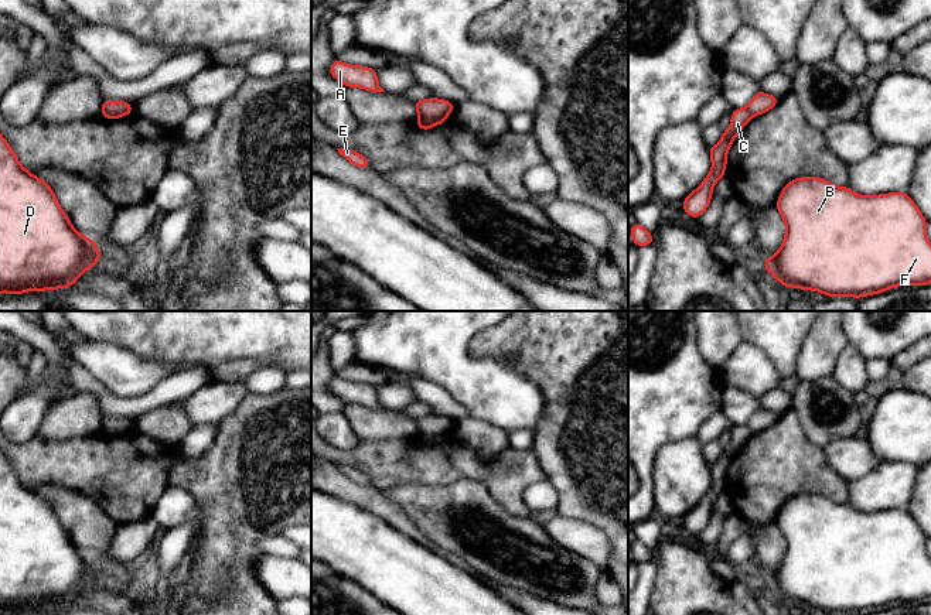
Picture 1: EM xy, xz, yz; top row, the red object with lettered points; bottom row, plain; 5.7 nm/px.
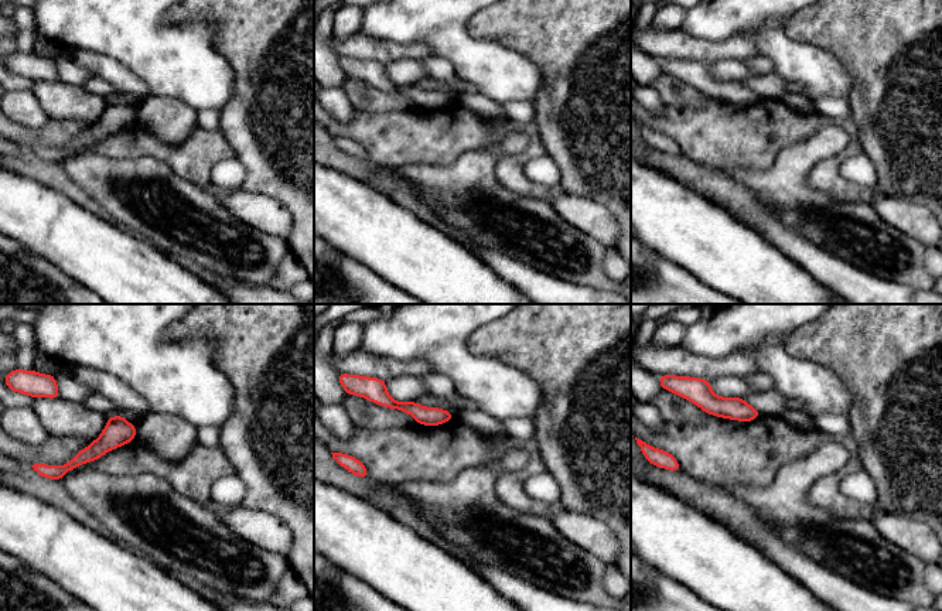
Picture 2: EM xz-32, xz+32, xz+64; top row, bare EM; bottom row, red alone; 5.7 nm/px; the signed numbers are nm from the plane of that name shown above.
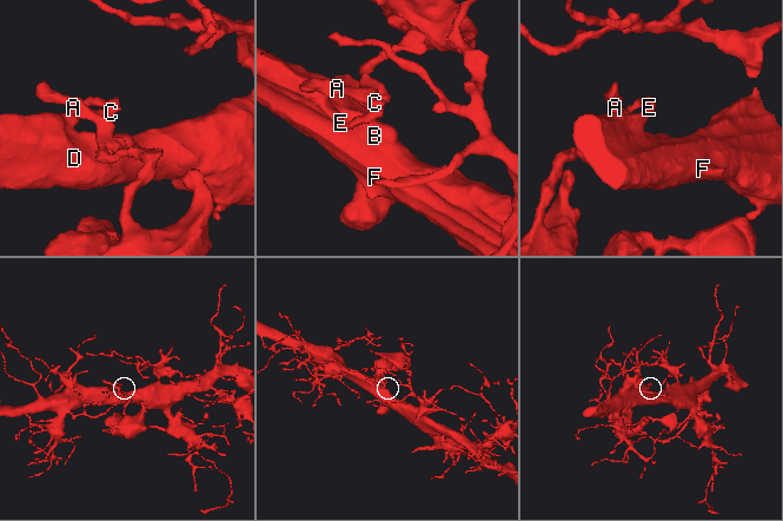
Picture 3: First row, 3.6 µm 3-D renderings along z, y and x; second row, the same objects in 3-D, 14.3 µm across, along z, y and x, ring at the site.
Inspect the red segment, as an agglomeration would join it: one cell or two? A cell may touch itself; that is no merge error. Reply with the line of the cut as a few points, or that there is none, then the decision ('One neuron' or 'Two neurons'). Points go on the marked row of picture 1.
Split along xz (419, 115), (446, 116). Two neurons

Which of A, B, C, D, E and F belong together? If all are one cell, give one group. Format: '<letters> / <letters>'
A C / B D E F

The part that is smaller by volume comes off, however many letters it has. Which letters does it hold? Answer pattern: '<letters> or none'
A, C

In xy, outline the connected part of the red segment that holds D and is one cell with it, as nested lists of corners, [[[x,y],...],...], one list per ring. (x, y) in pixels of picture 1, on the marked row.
[[[0,133],[0,294],[68,288],[99,260],[98,245],[75,230],[51,187],[20,164]]]

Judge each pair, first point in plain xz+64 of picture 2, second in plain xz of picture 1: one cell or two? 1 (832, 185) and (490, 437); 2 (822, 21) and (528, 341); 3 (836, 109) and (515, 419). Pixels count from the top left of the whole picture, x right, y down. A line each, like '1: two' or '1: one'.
1: two
2: one
3: two

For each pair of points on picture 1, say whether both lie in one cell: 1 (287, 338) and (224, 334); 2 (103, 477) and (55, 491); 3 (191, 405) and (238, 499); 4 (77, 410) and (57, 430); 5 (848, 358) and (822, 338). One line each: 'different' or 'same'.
1: same
2: different
3: different
4: same
5: different

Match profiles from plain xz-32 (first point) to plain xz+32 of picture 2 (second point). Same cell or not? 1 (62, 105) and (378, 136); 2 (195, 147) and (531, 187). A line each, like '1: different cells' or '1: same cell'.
1: different cells
2: same cell

